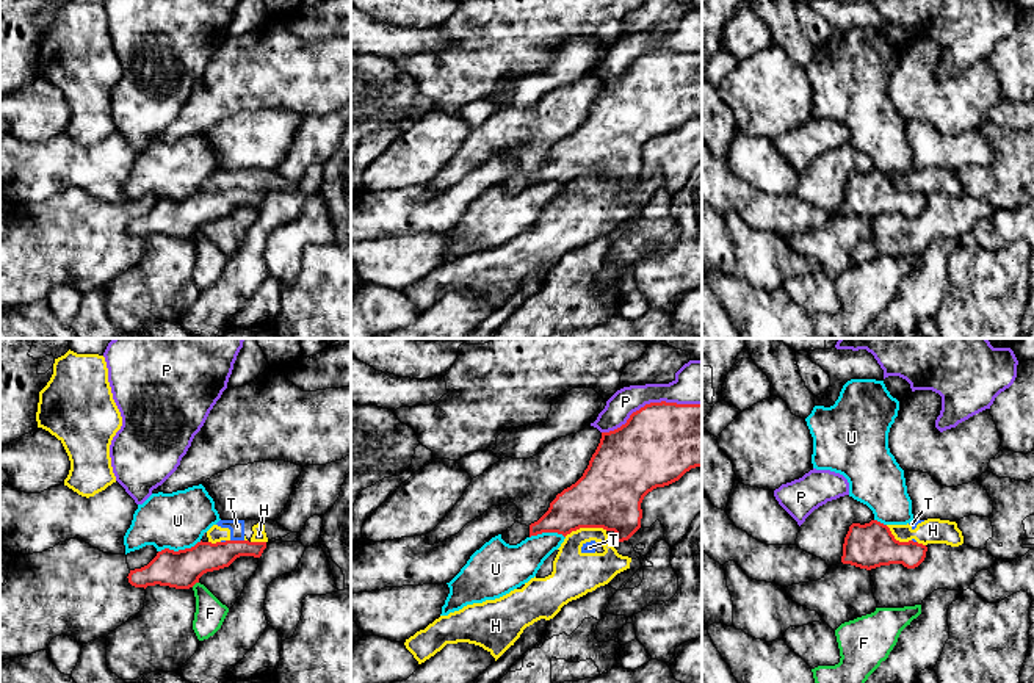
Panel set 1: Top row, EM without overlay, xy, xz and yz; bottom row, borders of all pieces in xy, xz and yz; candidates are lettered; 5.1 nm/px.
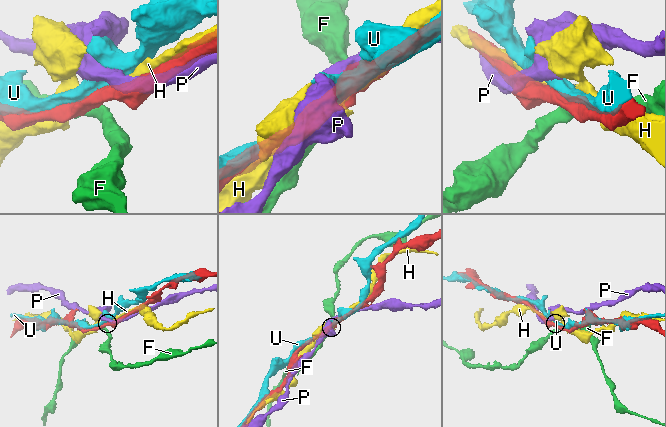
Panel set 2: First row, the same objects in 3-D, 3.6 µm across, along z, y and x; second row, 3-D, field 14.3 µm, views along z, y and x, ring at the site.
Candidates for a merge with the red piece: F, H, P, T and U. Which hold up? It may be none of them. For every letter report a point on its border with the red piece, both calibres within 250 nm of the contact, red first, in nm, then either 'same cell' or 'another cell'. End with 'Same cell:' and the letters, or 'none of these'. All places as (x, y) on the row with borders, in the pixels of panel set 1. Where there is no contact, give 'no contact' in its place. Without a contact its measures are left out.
F: xy (195, 583) | 200/160 nm | another cell
H: xz (585, 527) | 340/240 nm | another cell
P: xz (650, 403) | 400/220 nm | another cell
T: xy (237, 541) | 160/80 nm | another cell
U: xy (179, 550) | 200/300 nm | another cell
Same cell: none of these

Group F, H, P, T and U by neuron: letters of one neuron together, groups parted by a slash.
F / H T / P / U

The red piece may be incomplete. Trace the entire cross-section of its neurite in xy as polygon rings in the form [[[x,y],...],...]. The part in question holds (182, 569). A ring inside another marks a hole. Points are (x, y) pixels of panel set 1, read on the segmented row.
[[[226,540],[226,542],[197,542],[191,548],[164,548],[144,567],[130,570],[128,583],[135,587],[169,586],[175,589],[190,589],[199,578],[213,570],[229,567],[240,556],[260,558],[266,542]]]

